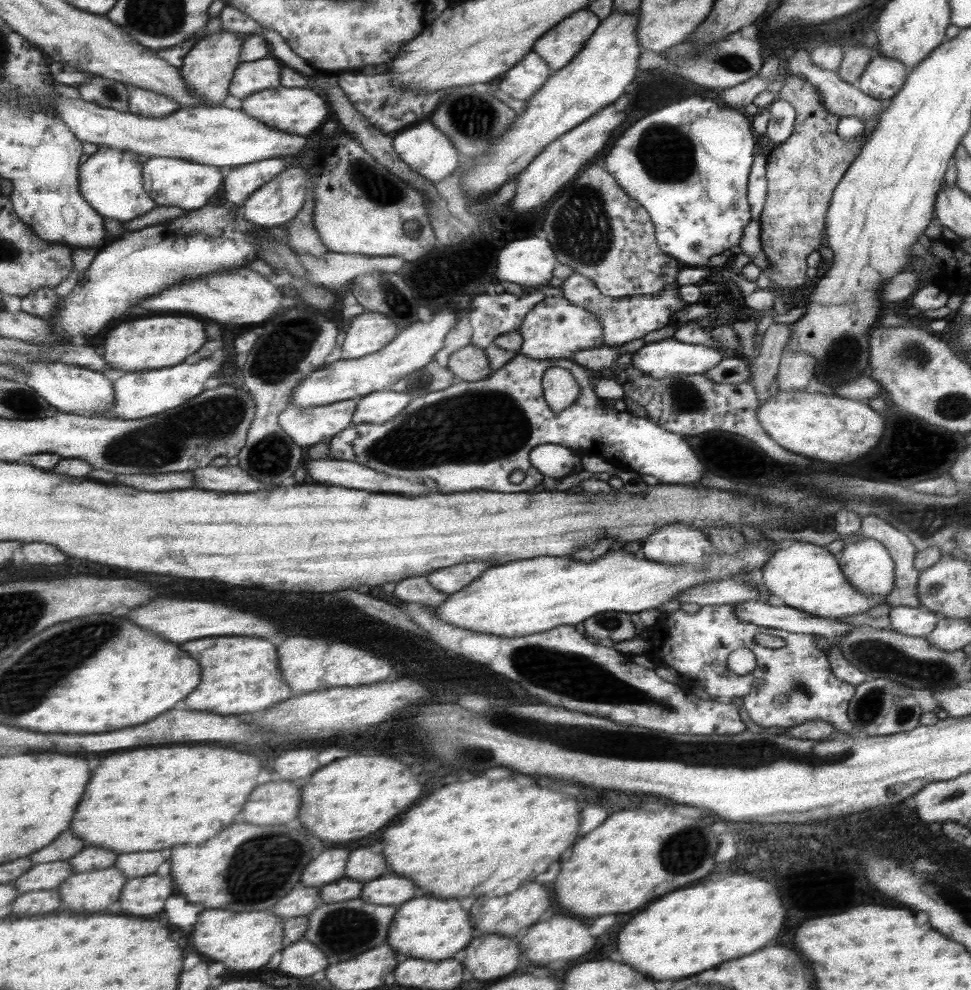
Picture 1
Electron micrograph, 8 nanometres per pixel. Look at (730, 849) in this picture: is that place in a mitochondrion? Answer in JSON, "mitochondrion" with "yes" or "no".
{"mitochondrion":"no"}

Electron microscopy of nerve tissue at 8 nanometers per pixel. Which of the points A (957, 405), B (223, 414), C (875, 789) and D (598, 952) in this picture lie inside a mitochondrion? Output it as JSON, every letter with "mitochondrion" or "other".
{"A":"mitochondrion","B":"mitochondrion","C":"other","D":"other"}

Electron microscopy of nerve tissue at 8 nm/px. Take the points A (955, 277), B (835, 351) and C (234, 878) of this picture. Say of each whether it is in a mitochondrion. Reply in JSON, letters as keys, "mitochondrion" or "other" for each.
{"A":"other","B":"mitochondrion","C":"mitochondrion"}

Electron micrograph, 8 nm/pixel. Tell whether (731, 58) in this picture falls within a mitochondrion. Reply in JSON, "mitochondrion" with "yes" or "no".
{"mitochondrion":"yes"}

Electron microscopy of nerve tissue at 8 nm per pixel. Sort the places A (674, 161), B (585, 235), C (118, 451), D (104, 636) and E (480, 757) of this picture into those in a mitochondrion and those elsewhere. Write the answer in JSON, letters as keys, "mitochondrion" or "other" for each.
{"A":"mitochondrion","B":"mitochondrion","C":"mitochondrion","D":"mitochondrion","E":"other"}

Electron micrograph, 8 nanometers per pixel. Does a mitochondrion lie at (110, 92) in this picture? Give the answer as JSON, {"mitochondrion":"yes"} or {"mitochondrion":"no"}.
{"mitochondrion":"yes"}

